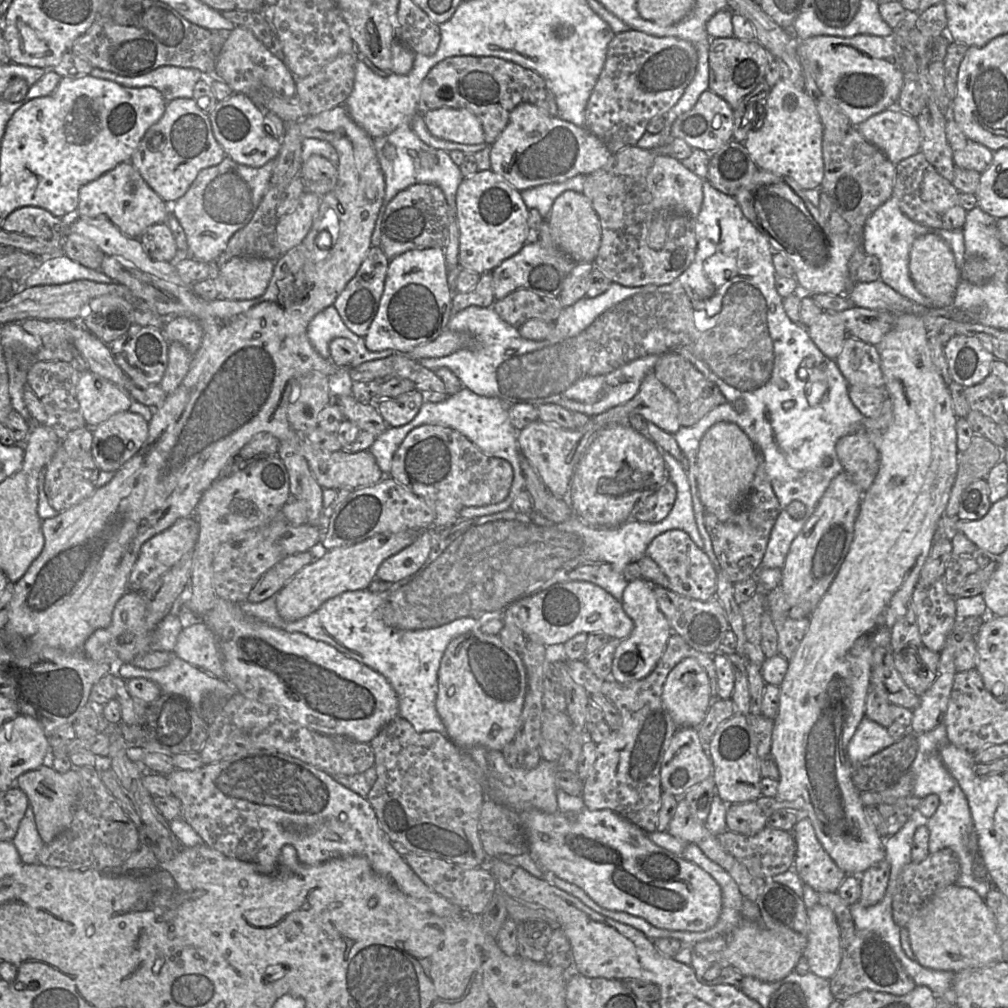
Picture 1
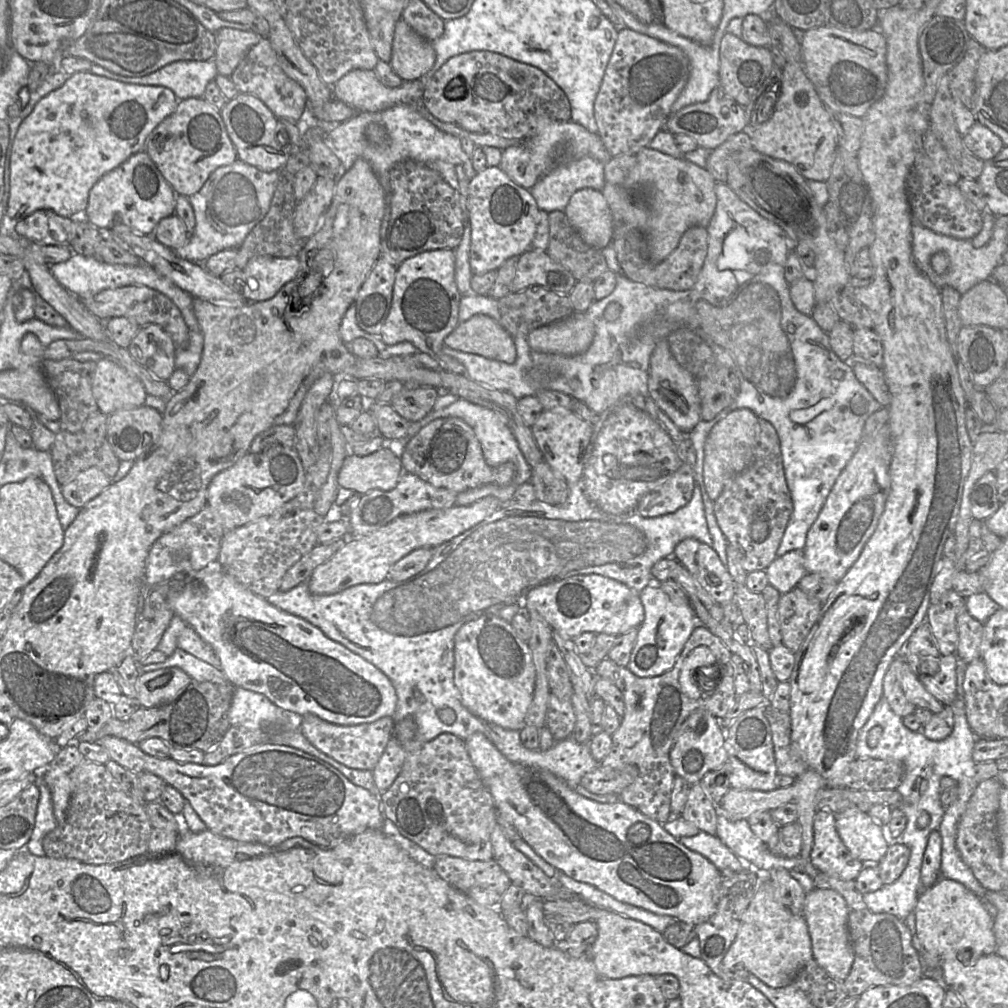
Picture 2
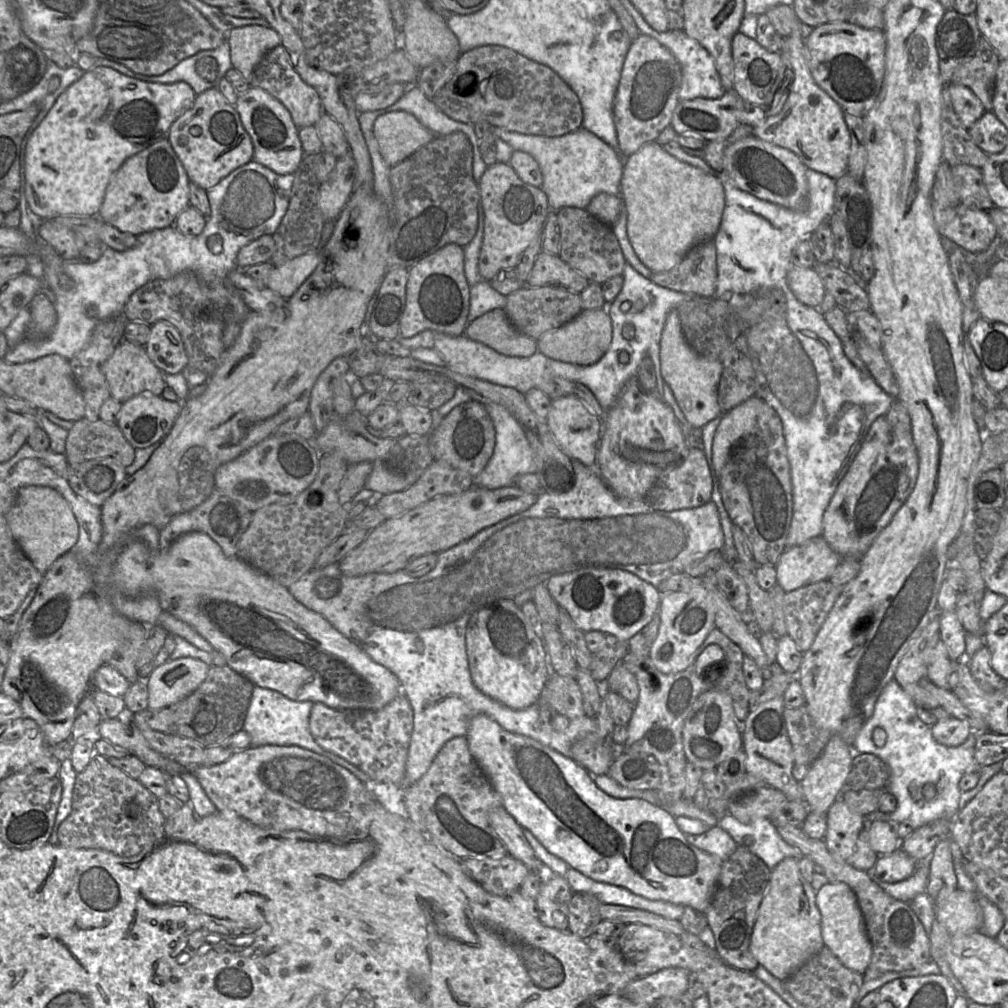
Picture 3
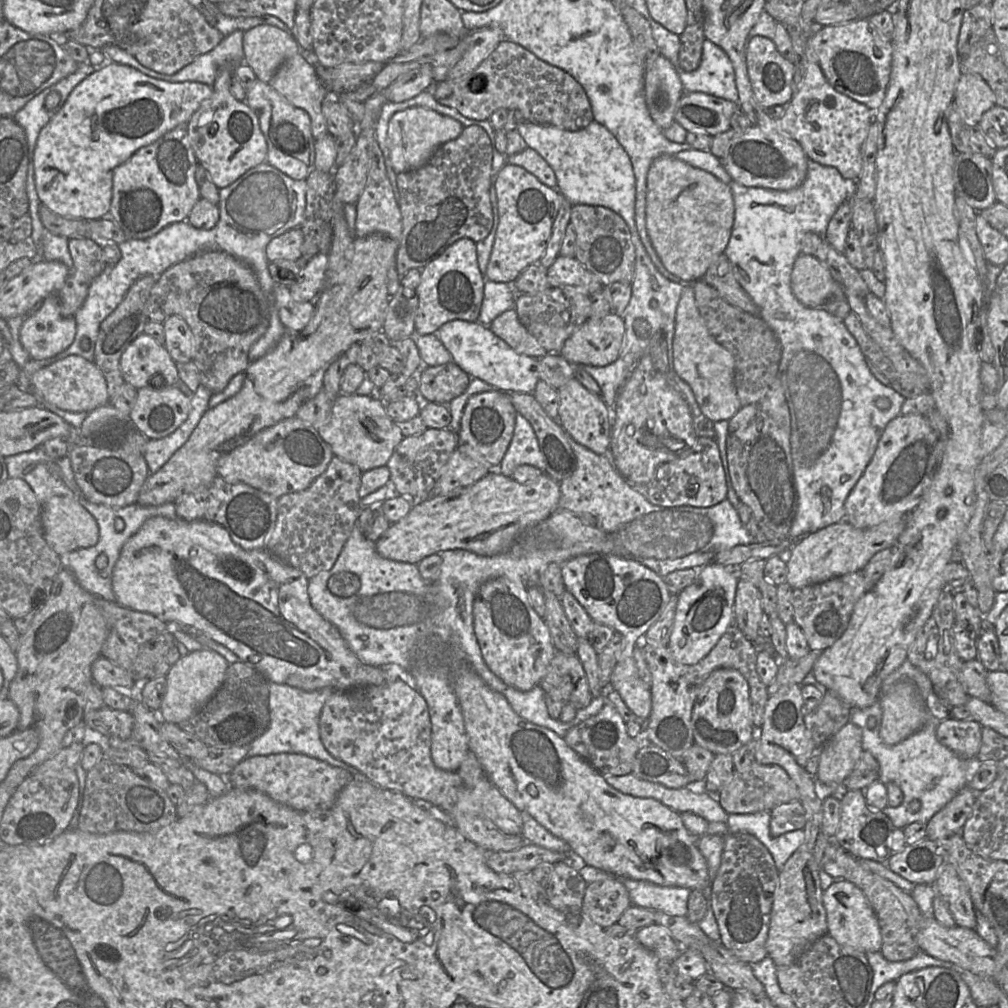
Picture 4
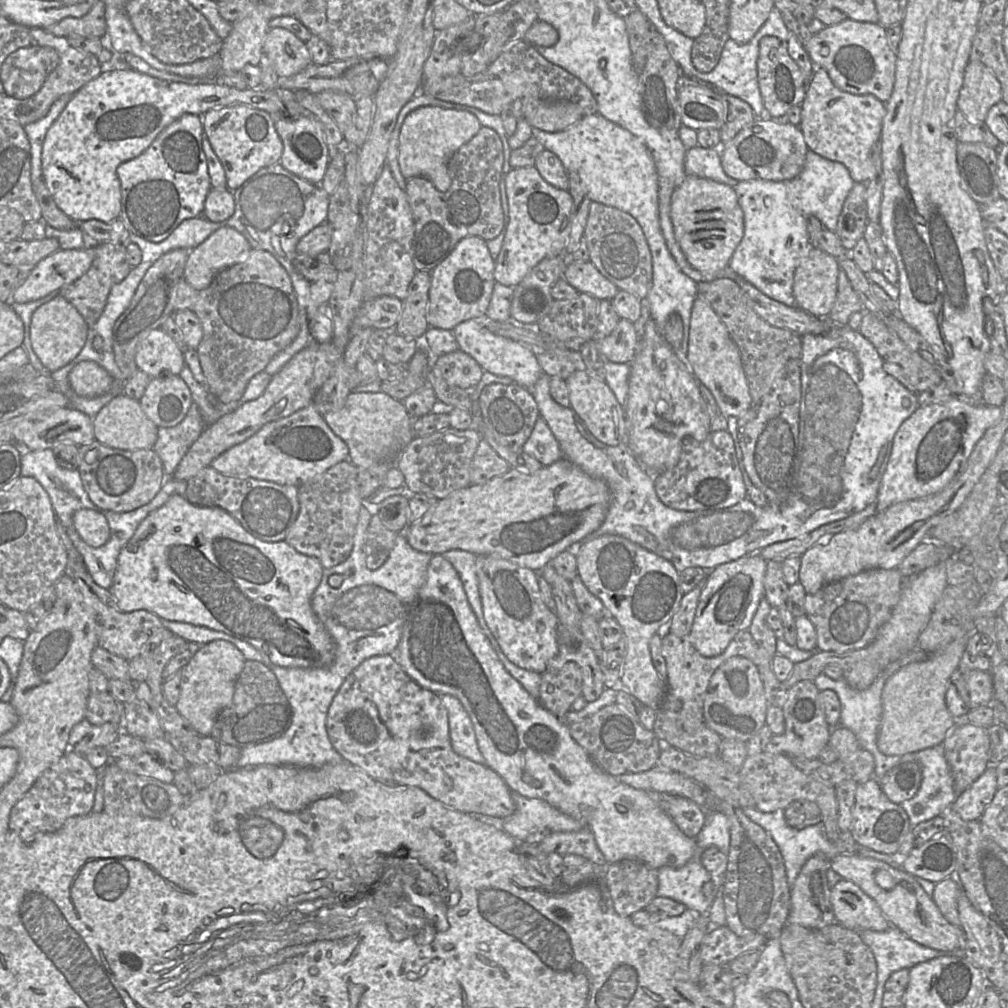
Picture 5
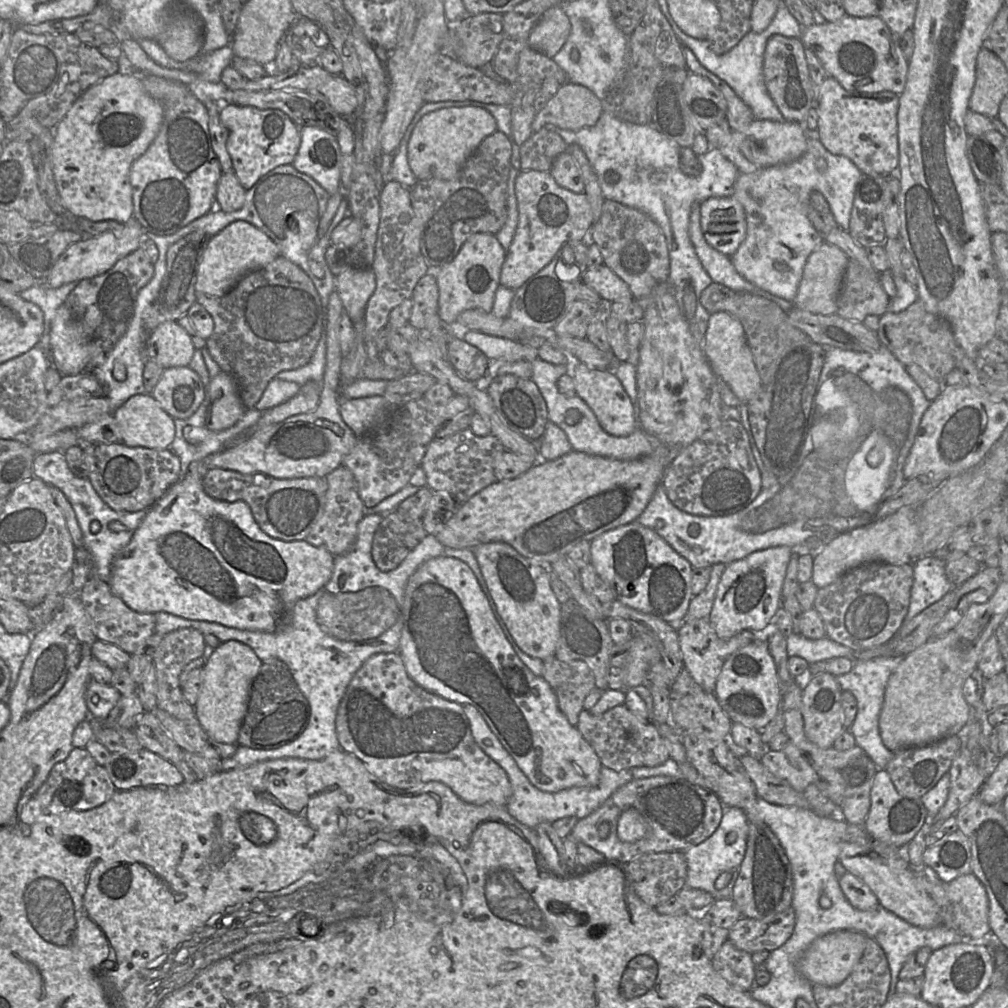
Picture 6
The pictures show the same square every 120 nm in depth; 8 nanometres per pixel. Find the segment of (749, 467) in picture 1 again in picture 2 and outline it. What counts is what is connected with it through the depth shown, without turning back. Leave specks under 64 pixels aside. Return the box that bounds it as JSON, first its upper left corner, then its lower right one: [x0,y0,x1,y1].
[703,409,759,501]

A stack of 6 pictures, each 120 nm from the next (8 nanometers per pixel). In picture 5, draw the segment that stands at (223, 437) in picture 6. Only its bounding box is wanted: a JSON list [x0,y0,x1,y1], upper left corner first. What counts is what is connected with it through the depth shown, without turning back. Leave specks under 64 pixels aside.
[153,403,205,478]

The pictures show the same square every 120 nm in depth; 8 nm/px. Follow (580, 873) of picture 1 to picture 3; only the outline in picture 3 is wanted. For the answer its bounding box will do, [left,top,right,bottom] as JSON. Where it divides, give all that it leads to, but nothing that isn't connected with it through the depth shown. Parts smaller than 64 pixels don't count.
[466,714,722,912]

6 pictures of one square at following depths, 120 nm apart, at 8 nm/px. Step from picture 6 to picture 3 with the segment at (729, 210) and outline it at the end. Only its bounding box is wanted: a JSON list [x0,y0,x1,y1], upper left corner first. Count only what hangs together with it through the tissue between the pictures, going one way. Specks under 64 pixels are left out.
[620,142,725,272]

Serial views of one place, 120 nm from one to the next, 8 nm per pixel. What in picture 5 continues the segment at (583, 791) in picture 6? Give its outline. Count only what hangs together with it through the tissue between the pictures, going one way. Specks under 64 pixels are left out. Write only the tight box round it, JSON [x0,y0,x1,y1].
[501,791,584,840]

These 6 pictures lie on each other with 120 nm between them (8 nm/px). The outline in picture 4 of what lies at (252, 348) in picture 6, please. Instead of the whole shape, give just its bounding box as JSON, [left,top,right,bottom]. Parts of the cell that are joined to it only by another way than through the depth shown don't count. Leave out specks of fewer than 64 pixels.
[145,252,279,393]

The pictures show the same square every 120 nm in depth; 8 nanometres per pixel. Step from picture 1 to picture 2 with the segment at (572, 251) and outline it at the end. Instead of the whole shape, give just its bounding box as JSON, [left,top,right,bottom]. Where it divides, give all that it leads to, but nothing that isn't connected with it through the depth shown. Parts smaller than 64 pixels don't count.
[564,188,614,250]

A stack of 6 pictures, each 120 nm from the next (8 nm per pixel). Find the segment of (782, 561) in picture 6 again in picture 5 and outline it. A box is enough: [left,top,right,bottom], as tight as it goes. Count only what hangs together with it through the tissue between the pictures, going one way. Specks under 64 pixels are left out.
[687,553,767,656]

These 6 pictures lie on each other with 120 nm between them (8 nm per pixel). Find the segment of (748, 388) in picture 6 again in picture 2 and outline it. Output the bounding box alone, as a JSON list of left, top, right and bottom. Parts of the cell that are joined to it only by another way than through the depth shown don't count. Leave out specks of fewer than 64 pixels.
[647,338,701,432]

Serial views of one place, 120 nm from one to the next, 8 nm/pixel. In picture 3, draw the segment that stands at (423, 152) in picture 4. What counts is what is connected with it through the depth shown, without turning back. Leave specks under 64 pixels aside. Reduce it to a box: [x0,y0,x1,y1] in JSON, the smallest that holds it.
[373,112,436,167]

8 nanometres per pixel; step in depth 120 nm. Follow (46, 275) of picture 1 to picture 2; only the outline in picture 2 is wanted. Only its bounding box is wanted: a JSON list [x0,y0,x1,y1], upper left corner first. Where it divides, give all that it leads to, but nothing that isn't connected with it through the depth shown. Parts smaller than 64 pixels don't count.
[50,254,200,331]

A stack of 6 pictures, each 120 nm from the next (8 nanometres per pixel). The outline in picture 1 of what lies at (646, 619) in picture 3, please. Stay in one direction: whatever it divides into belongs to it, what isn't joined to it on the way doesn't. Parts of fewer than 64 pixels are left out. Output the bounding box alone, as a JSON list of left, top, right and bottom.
[501,581,634,646]

